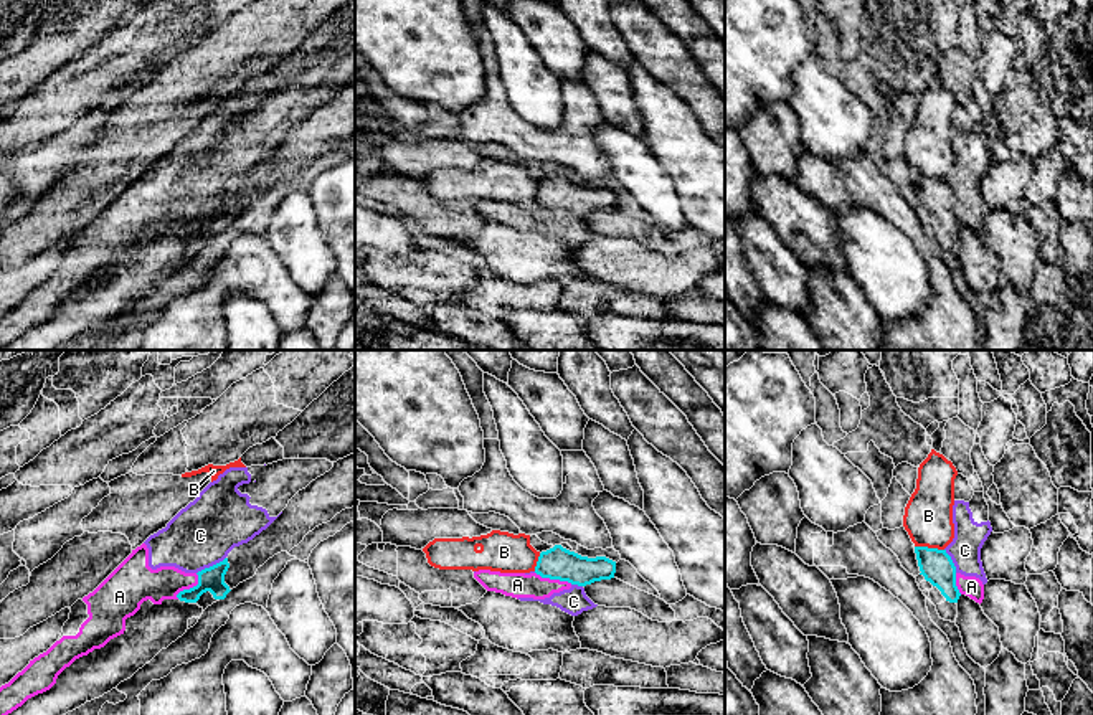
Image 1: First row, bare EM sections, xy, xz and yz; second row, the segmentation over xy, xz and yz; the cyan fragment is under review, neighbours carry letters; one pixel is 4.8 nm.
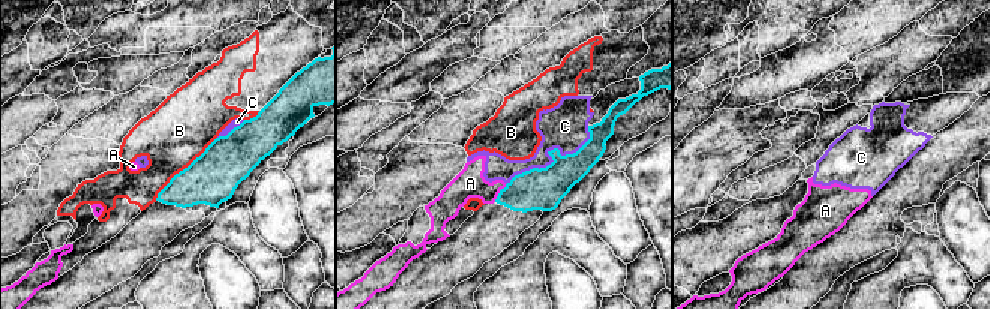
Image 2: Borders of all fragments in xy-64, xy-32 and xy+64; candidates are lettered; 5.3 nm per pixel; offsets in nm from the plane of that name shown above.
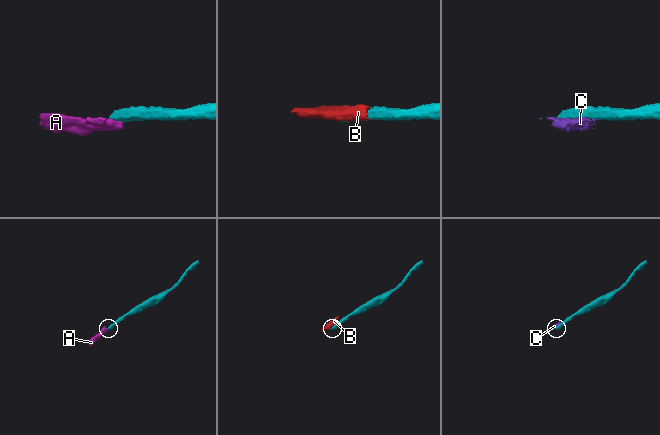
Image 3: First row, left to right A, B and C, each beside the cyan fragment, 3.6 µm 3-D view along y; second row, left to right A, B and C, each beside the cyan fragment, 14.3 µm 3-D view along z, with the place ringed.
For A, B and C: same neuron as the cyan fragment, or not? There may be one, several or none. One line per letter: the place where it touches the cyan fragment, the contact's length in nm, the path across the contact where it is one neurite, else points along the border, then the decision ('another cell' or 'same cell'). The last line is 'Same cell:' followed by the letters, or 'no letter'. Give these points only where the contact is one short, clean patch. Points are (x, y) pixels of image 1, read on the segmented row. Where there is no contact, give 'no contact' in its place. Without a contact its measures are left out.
A: xz (553, 578) | 190 nm | along xz (535, 572), (542, 577), (572, 583) | another cell
B: yz (930, 549) | 150 nm | another cell
C: xy (210, 567) | 170 nm | another cell
Same cell: no letter

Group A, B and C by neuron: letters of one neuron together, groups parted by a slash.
A C / B

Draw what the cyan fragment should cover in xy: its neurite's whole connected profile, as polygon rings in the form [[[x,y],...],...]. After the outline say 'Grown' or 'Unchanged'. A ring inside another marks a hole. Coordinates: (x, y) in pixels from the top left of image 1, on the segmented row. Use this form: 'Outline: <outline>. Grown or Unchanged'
Outline: [[[228,558],[198,571],[198,585],[183,590],[175,599],[154,604],[150,599],[125,619],[125,631],[104,647],[76,659],[56,679],[56,684],[8,715],[66,715],[102,697],[121,682],[130,679],[162,649],[182,637],[192,618],[200,618],[203,608],[196,604],[206,591],[215,599],[225,599],[231,591],[225,583]]]. Grown

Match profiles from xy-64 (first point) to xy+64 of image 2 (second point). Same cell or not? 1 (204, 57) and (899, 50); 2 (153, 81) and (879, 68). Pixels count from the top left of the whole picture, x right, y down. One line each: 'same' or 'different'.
1: same
2: same

